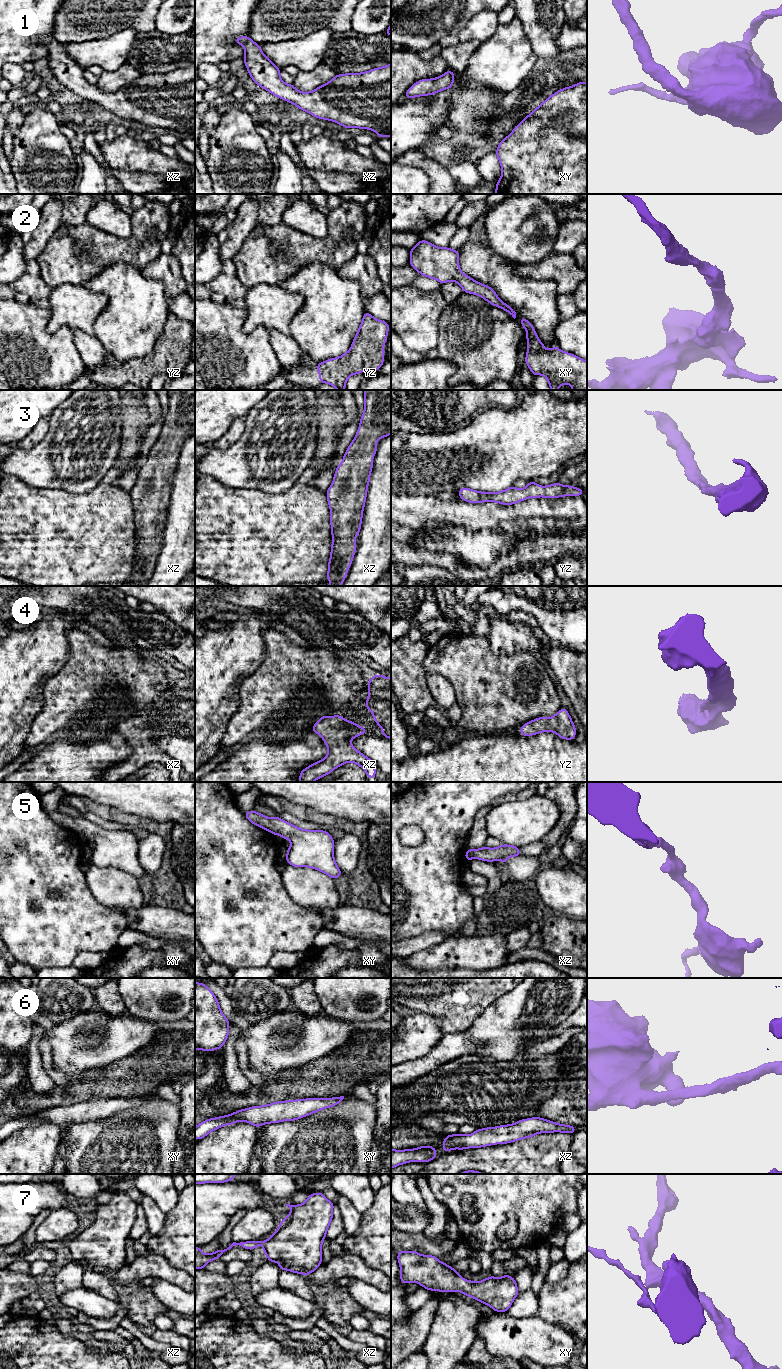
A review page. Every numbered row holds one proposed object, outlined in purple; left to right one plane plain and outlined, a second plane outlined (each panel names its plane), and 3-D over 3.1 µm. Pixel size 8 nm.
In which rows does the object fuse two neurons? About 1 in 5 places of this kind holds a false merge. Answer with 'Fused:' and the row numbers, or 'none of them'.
Fused: none of them

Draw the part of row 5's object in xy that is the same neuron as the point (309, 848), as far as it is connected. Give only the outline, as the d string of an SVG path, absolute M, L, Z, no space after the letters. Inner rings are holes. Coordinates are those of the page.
M254 810L244 815L254 825L291 842L286 855L288 864L314 868L334 880L342 874L334 860L334 839L328 832L300 829L282 818L270 818Z

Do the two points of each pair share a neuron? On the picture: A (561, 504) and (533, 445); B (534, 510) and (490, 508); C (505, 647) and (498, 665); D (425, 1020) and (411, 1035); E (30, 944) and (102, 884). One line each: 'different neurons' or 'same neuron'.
A: different neurons
B: same neuron
C: different neurons
D: same neuron
E: different neurons

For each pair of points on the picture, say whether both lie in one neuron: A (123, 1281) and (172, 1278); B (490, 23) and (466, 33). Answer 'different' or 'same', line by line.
A: same
B: same

